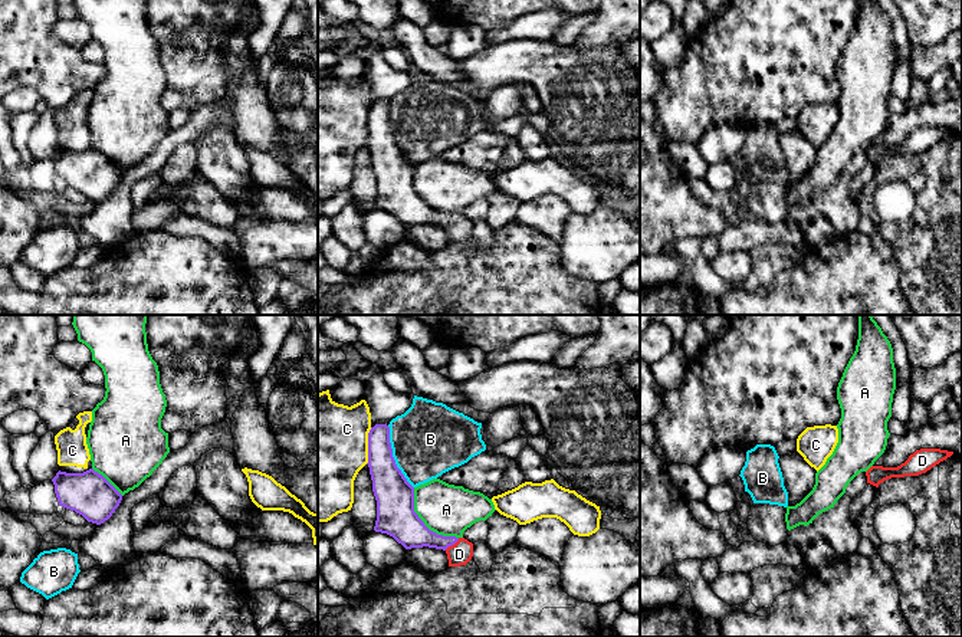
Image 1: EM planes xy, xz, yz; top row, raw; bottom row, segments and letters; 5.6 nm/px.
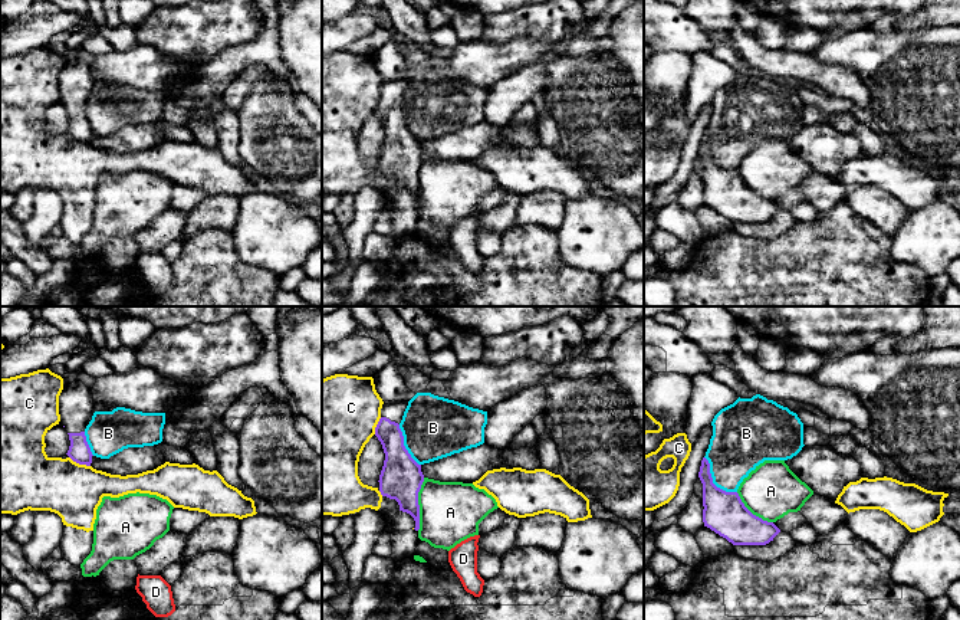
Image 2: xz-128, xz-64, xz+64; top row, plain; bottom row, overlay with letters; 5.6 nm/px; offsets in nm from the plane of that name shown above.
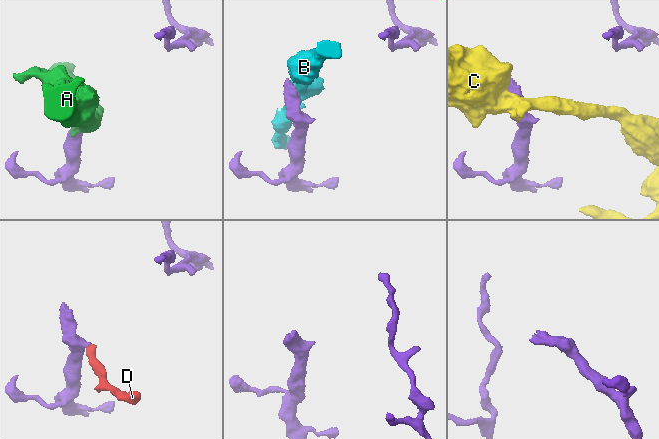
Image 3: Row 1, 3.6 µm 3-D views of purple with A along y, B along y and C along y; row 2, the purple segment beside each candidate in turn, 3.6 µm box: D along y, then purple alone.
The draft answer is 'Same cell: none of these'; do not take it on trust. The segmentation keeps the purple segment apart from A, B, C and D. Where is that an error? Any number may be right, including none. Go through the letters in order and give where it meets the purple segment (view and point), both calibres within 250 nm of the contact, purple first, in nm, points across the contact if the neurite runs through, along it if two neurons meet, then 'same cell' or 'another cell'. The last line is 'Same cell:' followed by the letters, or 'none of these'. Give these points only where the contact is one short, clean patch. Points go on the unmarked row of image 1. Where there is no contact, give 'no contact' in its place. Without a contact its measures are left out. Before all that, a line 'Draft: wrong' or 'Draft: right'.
Draft: wrong
A: contact xz (423, 200); calibres 220 and 280 nm; another cell
B: contact xz (393, 135); calibres 220 and 400 nm; another cell
C: contact xz (368, 124); calibres 190 and 480 nm; another cell
D: contact xz (452, 222); calibres 180 and 130 nm; way xz (410, 209), (434, 219), (452, 222), (459, 232); same cell
Same cell: D

